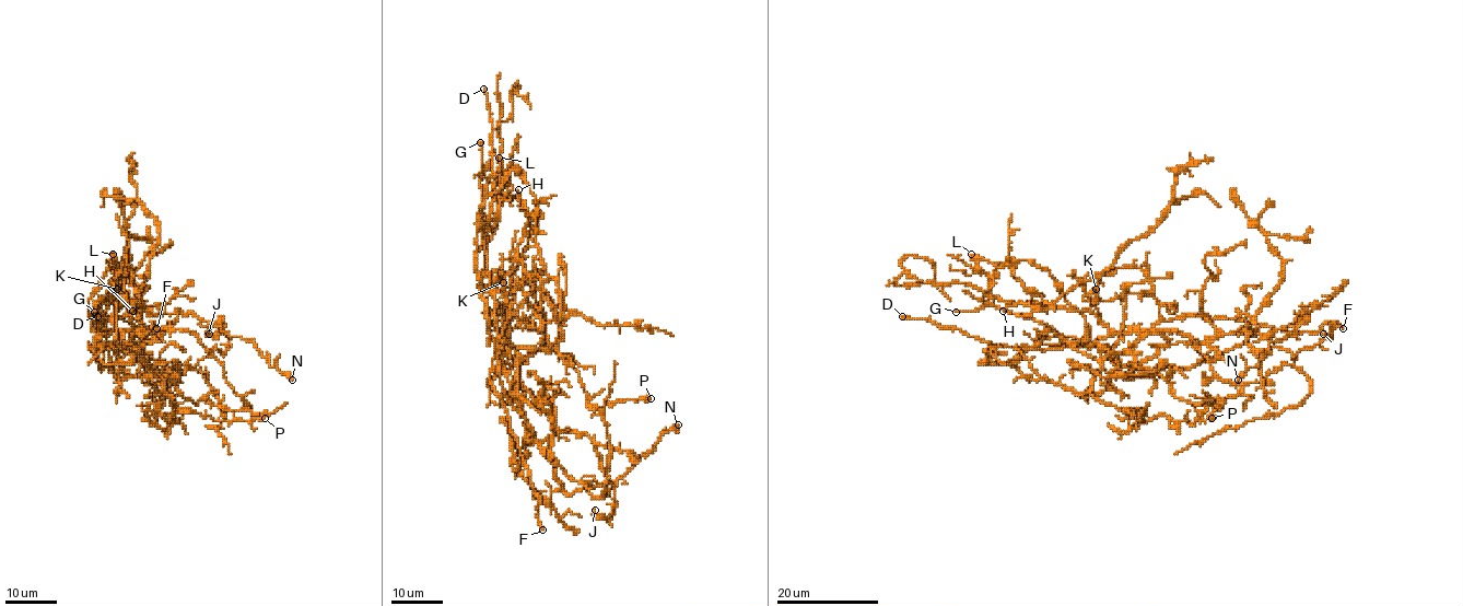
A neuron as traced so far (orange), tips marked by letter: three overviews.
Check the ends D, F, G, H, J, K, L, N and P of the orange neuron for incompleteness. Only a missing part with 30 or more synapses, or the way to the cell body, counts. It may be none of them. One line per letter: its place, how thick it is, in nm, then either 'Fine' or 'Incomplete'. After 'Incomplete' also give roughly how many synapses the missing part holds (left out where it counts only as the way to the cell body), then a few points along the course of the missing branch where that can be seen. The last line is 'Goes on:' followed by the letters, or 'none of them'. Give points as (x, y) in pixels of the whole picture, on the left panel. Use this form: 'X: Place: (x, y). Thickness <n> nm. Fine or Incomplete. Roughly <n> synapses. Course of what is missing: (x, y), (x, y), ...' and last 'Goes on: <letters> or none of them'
D: Place: (97, 316). Thickness 200 nm. Fine
F: Place: (156, 328). Thickness 240 nm. Incomplete. Course of what is missing: (156, 328), (162, 328), (162, 318), (154, 311), (159, 305), (183, 314), (186, 322)
G: Place: (94, 312). Thickness 170 nm. Fine
H: Place: (132, 311). Thickness 150 nm. Fine
J: Place: (209, 334). Thickness 180 nm. Fine
K: Place: (117, 289). Thickness 90 nm. Fine
L: Place: (113, 254). Thickness 500 nm. Fine
N: Place: (292, 380). Thickness 360 nm. Fine
P: Place: (265, 418). Thickness 550 nm. Fine
Goes on: F

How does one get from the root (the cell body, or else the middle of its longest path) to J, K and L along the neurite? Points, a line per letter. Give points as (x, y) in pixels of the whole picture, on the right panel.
J: (1183, 336), (1206, 341), (1250, 328), (1247, 342), (1253, 349), (1296, 353), (1330, 334), (1323, 334)
K: (1183, 336), (1154, 329), (1111, 331), (1100, 321), (1089, 296), (1096, 289)
L: (1183, 336), (1146, 331), (1123, 353), (1093, 346), (1085, 318), (1046, 269), (1027, 260), (978, 260), (971, 254)

